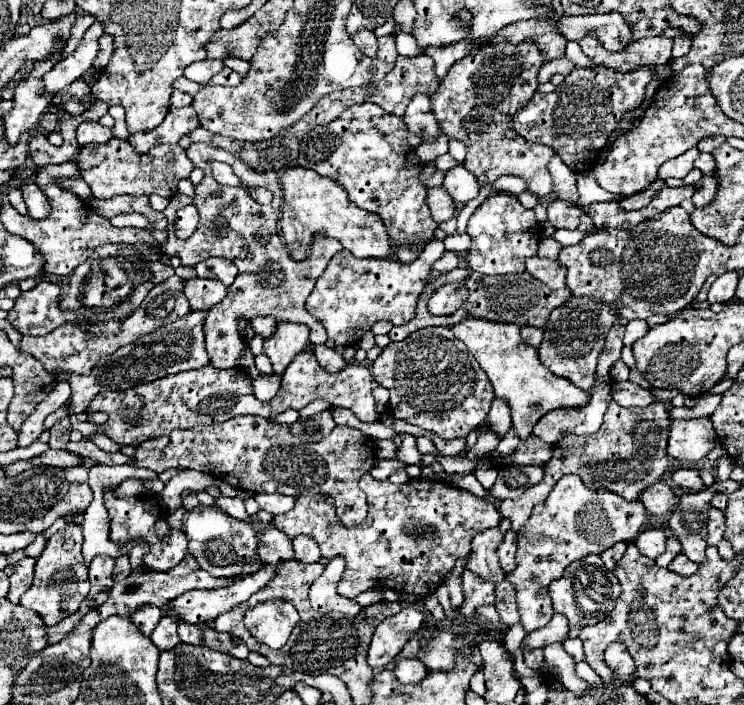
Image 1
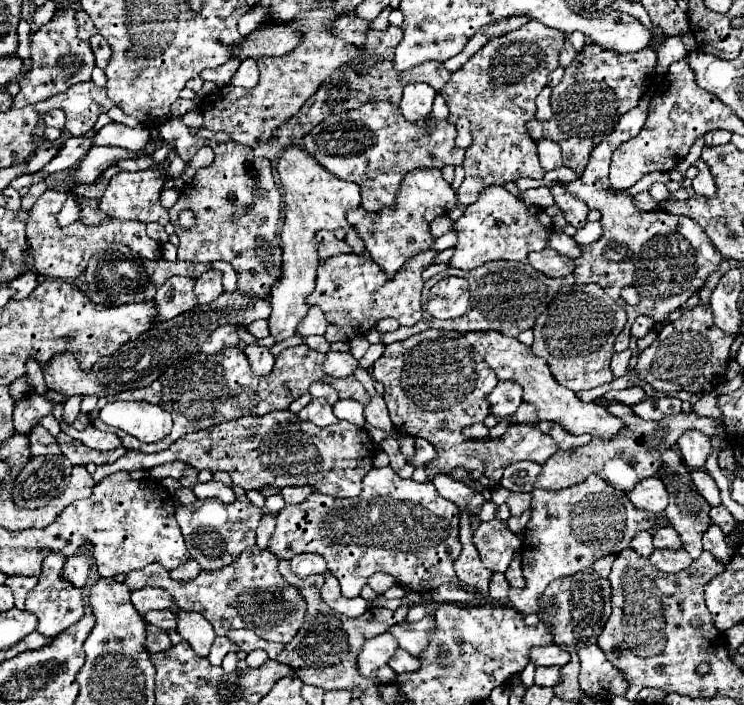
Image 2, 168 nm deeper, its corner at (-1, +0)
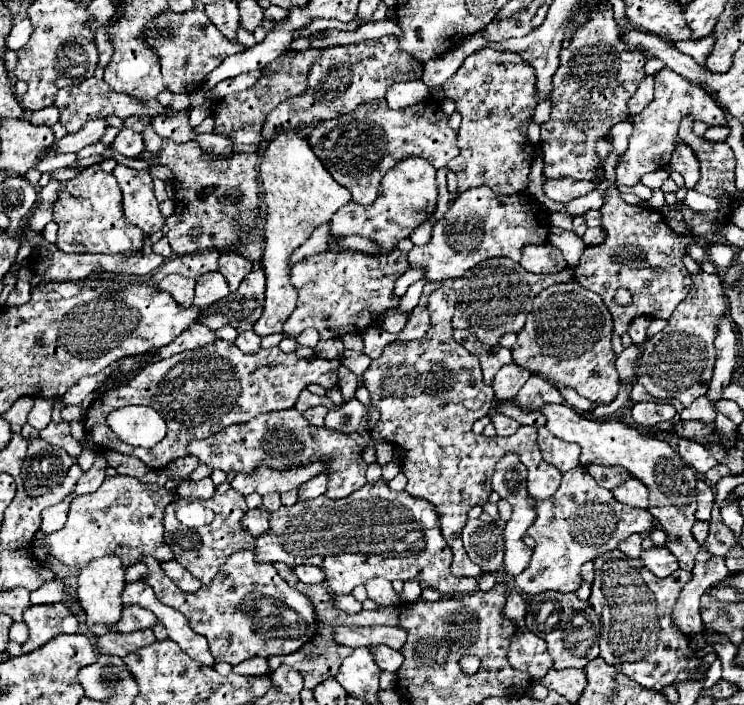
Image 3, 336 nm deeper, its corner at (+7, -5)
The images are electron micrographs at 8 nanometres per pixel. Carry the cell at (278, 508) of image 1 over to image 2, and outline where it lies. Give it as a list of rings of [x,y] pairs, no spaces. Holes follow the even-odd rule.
[[[283,487],[281,489],[281,495],[287,505],[297,505],[297,503],[305,501],[307,495],[311,495],[311,493],[315,493],[315,491],[311,491],[311,487]]]

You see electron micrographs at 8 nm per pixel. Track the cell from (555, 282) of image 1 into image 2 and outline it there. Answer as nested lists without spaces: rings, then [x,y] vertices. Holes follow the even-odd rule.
[[[545,247],[543,251],[531,251],[529,253],[529,263],[537,271],[545,273],[547,277],[565,277],[565,275],[571,275],[573,269],[575,269],[573,259],[557,253],[551,247]]]

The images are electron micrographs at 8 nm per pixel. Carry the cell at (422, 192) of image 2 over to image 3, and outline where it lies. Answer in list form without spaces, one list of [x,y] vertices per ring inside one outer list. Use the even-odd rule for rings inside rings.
[[[405,158],[389,170],[379,186],[379,196],[371,206],[359,206],[349,202],[343,206],[331,222],[331,234],[337,238],[345,236],[367,236],[377,246],[379,252],[375,256],[385,256],[397,248],[397,244],[403,238],[409,238],[409,234],[423,222],[427,222],[435,212],[437,202],[437,186],[435,186],[435,168],[423,160],[423,158]]]

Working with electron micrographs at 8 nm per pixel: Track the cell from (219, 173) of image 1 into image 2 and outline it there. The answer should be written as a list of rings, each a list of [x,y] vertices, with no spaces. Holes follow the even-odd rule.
[[[201,147],[201,149],[195,153],[195,157],[185,165],[185,171],[183,171],[181,179],[183,179],[185,183],[191,183],[195,171],[197,171],[197,169],[209,167],[211,163],[213,163],[213,151],[211,151],[209,147]]]

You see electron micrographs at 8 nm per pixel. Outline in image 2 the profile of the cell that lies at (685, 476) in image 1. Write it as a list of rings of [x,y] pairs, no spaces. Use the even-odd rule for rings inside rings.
[[[697,469],[697,471],[693,471],[693,473],[691,473],[691,477],[693,477],[695,487],[699,489],[699,493],[707,499],[707,503],[709,503],[711,507],[721,505],[721,499],[719,499],[719,489],[717,489],[717,485],[715,485],[713,477],[711,477],[707,471]]]

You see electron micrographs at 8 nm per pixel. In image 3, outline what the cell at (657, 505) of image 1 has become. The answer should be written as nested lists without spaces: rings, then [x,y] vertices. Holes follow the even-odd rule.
[[[637,478],[623,482],[621,486],[617,486],[611,492],[617,498],[617,502],[621,502],[621,504],[635,506],[635,508],[641,508],[641,510],[649,510],[649,490]]]

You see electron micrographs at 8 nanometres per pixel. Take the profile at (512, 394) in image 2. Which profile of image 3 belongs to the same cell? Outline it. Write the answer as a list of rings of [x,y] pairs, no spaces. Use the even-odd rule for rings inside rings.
[[[515,362],[509,366],[503,366],[503,370],[499,370],[499,374],[493,380],[493,392],[495,392],[495,402],[503,404],[503,402],[511,402],[515,398],[515,394],[519,392],[519,388],[527,382],[531,374],[527,370],[523,370],[521,366],[517,366]]]

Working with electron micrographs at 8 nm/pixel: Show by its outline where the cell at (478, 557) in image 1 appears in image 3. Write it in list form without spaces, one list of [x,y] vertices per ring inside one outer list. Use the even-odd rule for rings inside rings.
[[[469,520],[461,532],[465,552],[469,558],[481,566],[483,572],[497,574],[503,566],[503,532],[497,528],[495,522],[483,520]]]

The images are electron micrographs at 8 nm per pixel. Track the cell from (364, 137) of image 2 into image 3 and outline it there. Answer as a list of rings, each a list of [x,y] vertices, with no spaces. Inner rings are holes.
[[[431,98],[403,110],[389,108],[385,100],[367,102],[347,116],[319,122],[307,140],[329,174],[351,190],[353,202],[363,206],[375,202],[383,176],[401,160],[419,156],[431,166],[443,168],[449,160],[459,156],[457,134],[447,126],[447,116],[433,116]]]

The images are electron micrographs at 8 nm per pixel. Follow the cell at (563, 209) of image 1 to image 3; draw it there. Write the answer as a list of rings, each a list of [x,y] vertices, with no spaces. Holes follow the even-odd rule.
[[[561,178],[561,180],[545,180],[543,184],[543,192],[547,198],[561,202],[561,204],[569,204],[573,198],[583,196],[587,192],[591,192],[595,186],[591,186],[591,182],[577,182],[577,180],[569,180],[569,178]]]

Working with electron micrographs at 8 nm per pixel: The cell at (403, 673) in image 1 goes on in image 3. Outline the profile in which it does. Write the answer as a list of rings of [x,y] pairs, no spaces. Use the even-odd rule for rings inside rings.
[[[371,646],[371,652],[375,652],[375,662],[379,662],[381,670],[397,672],[403,664],[403,654],[391,650],[389,646]]]

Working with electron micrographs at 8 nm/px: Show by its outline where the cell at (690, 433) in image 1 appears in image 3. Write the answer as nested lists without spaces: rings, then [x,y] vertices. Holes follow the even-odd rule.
[[[679,440],[677,450],[679,450],[679,456],[683,458],[683,462],[699,474],[705,474],[709,468],[713,468],[717,464],[717,460],[709,454],[709,450],[699,442]]]

